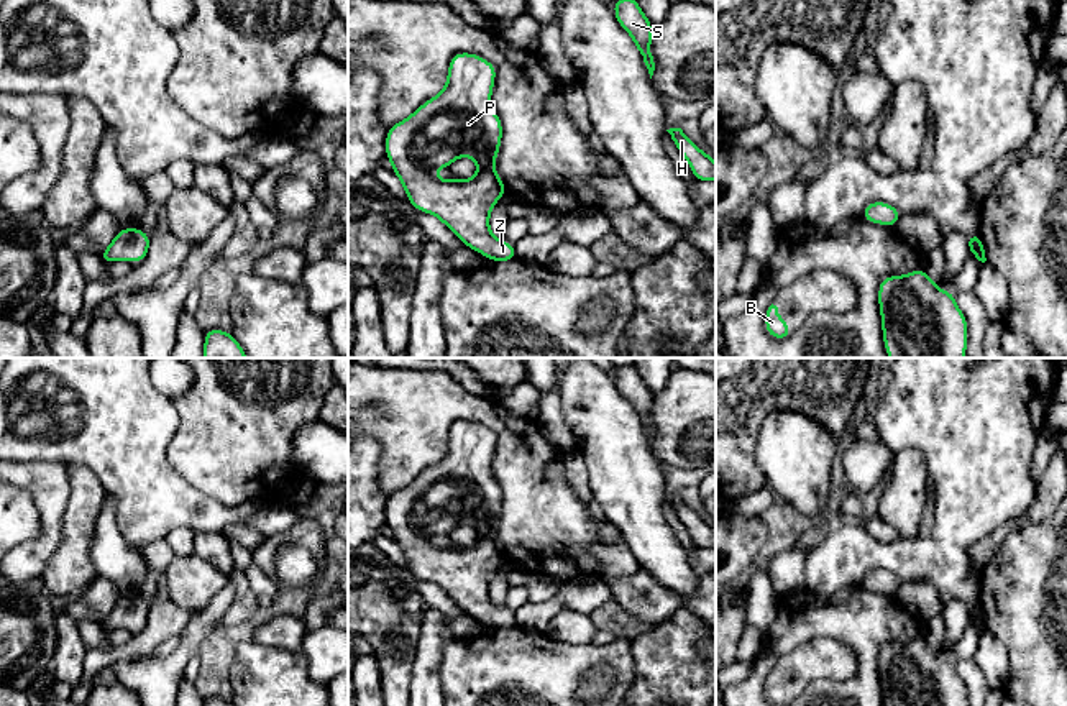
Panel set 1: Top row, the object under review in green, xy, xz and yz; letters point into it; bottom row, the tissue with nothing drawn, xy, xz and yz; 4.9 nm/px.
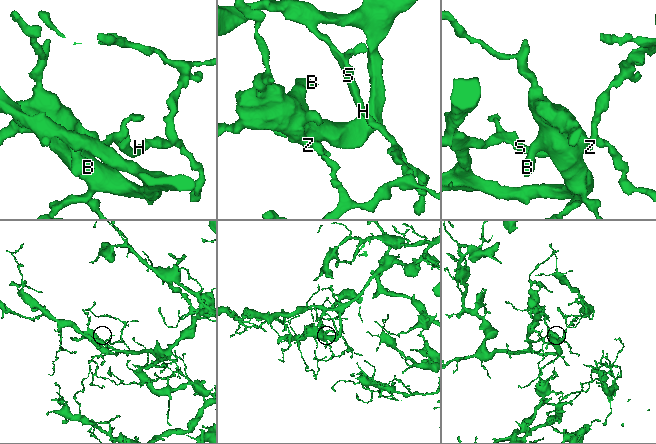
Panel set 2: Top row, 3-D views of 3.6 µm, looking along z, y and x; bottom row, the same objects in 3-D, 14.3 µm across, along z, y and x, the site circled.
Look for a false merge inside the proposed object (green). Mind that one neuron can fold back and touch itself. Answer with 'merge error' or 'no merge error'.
no merge error

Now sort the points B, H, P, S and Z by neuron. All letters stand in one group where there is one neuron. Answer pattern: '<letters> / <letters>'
B H P S Z

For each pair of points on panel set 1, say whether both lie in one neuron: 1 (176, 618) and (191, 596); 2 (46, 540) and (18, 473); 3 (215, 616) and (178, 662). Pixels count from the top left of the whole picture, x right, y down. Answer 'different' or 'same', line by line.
1: different
2: same
3: same

